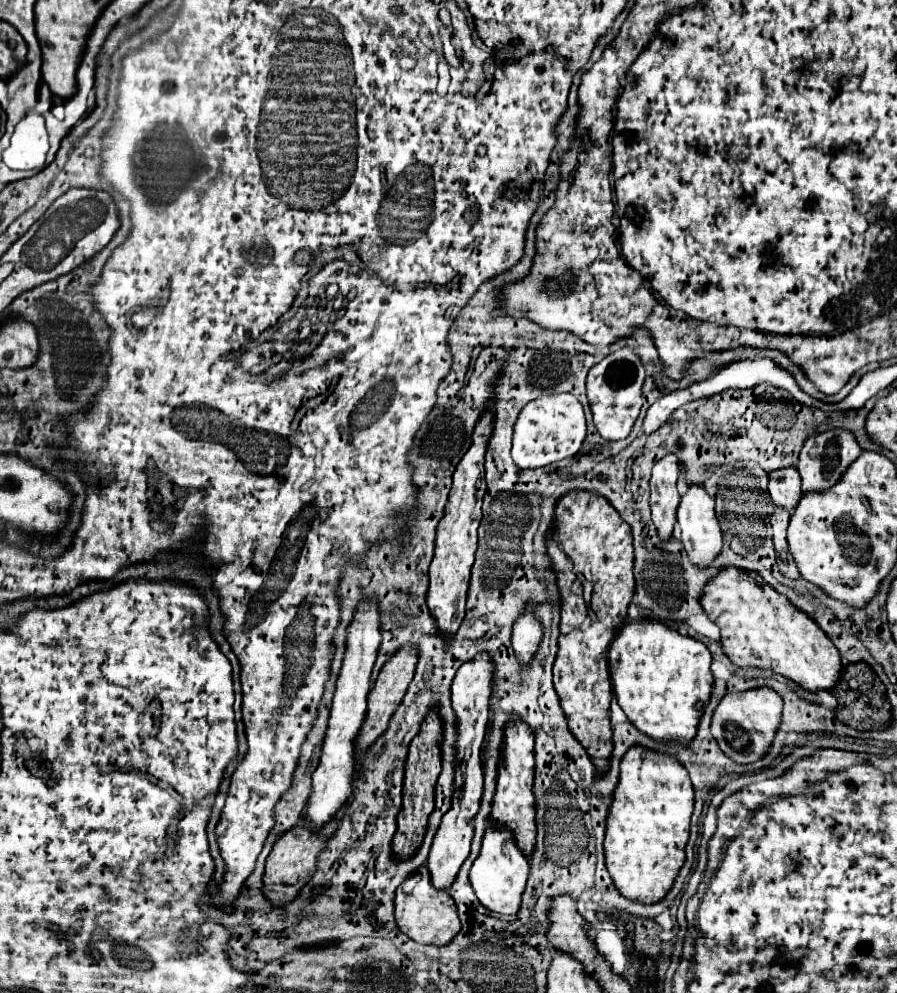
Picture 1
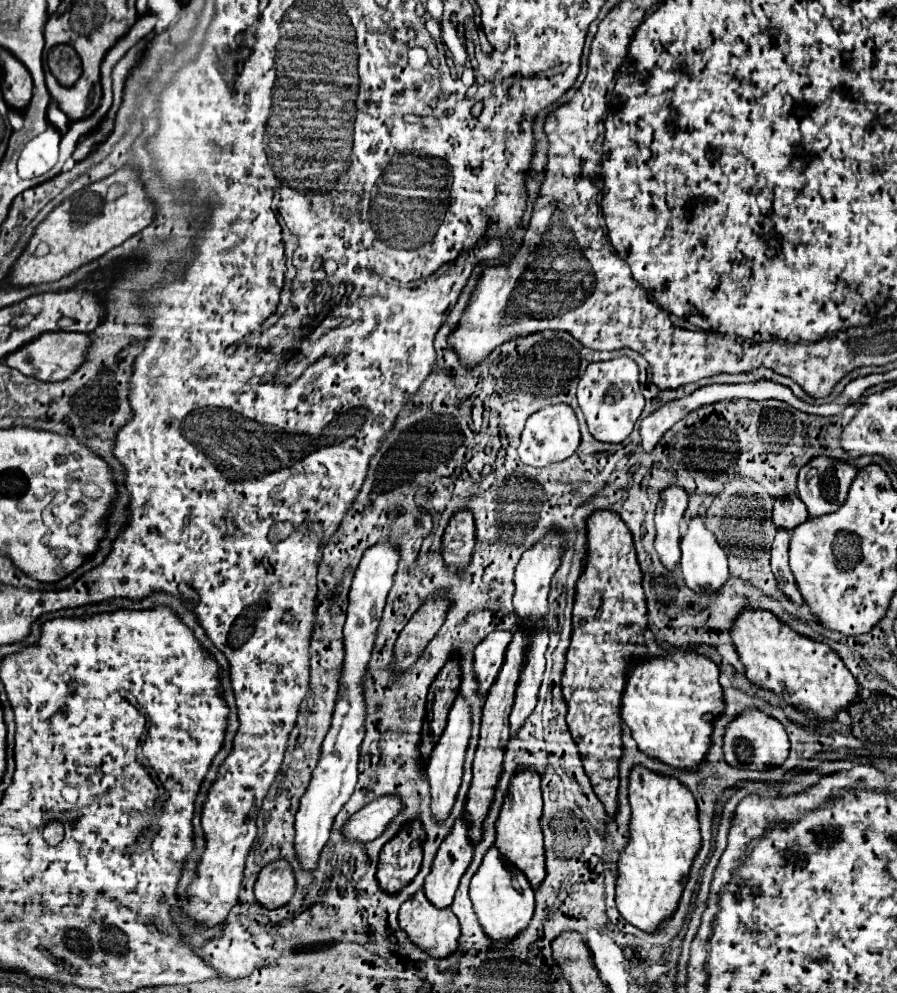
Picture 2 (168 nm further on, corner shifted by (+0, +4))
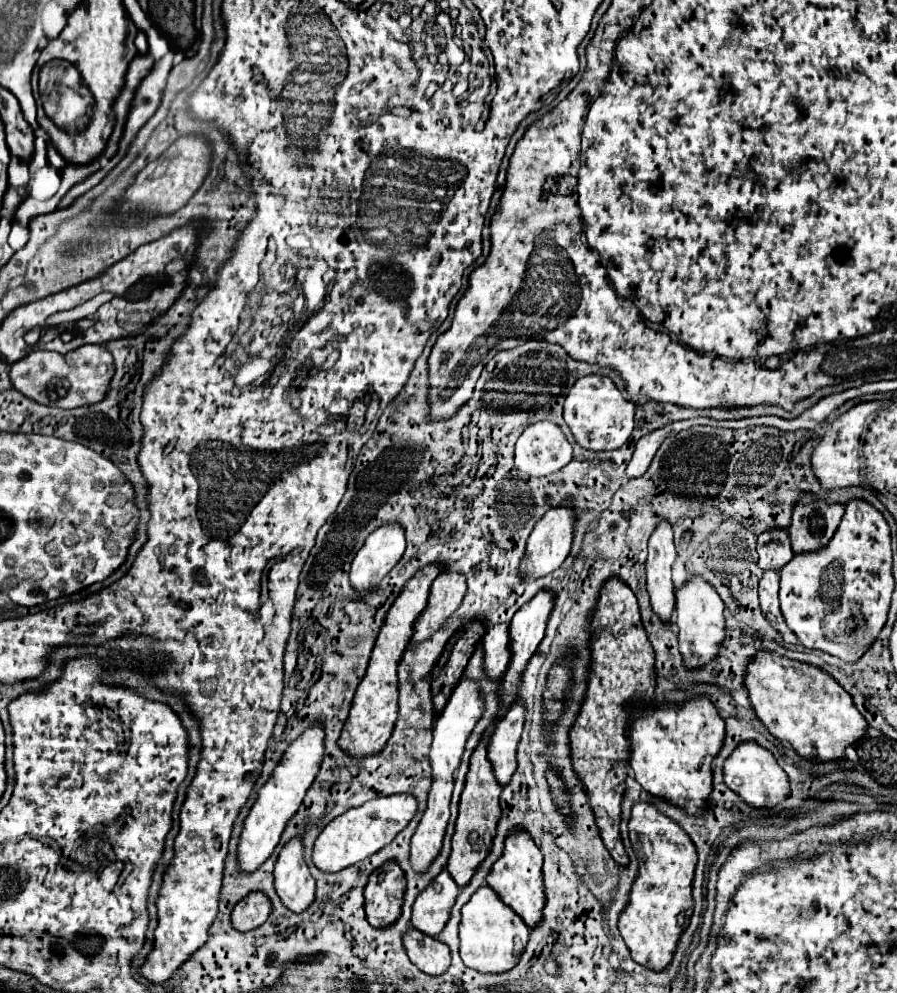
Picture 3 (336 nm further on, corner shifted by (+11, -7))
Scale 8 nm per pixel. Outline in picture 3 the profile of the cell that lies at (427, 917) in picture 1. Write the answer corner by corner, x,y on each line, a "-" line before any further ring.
413,927
405,935
405,949
407,949
411,963
431,977
443,975
449,969
449,961
451,961
449,947
445,947
445,943

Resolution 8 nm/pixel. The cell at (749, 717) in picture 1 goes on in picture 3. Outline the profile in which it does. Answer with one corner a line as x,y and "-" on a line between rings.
741,743
733,755
725,761
725,785
735,791
749,807
753,809
773,809
777,807
785,797
791,795
789,779
785,771
777,765
775,757
759,747
757,743

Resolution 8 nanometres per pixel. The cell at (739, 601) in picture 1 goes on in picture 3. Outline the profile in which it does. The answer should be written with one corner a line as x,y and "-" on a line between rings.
761,651
747,669
745,687
757,717
769,733
779,741
787,741
807,761
841,761
845,749
867,735
867,721
853,705
851,695
819,667

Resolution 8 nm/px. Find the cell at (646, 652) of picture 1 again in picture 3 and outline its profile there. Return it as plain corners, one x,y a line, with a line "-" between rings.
705,697
681,707
657,705
641,707
631,721
631,767
635,781
651,795
685,807
689,815
701,815
709,807
709,791
713,791
711,763
723,747
725,723
713,703

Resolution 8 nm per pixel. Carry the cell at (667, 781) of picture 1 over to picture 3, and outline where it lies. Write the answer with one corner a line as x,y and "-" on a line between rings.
649,803
633,805
629,839
639,857
639,875
633,883
629,905
619,917
619,931
635,963
645,969
663,971
673,959
681,931
689,925
689,915
693,915
691,891
697,851
685,831

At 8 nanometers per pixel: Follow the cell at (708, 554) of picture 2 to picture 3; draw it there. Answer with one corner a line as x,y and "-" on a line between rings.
691,579
677,589
677,627
679,627
679,651
683,655
685,669
701,669
719,655
719,645
725,639
723,601
717,591
705,579

